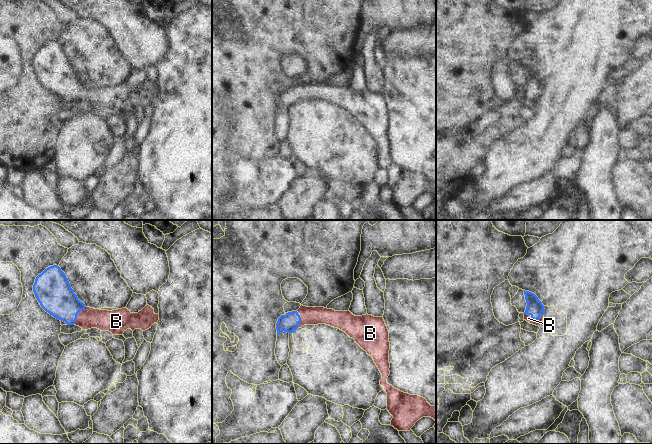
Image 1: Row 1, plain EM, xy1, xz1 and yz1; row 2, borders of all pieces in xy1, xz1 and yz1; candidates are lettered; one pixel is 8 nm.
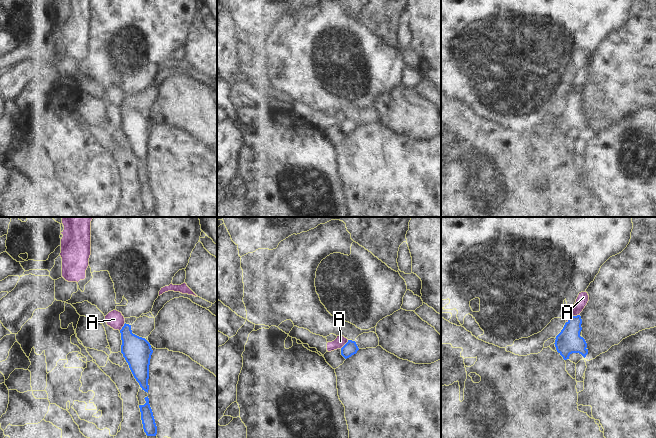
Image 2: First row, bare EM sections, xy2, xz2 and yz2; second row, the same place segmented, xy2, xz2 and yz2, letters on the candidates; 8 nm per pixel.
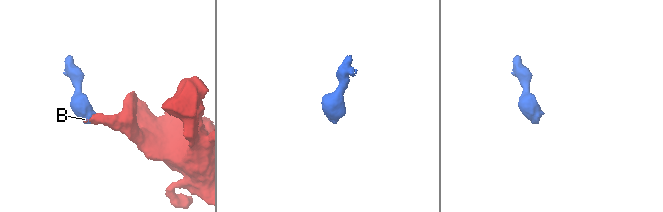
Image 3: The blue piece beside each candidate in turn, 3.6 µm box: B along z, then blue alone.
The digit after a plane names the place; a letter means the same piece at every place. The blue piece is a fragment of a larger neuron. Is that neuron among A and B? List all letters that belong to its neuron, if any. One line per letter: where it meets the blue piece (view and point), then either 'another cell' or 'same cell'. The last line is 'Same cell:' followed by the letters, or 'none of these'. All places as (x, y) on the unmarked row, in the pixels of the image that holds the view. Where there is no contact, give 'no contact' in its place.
A: contact yz2 (572, 92); another cell
B: contact yz1 (534, 96); same cell
Same cell: B

